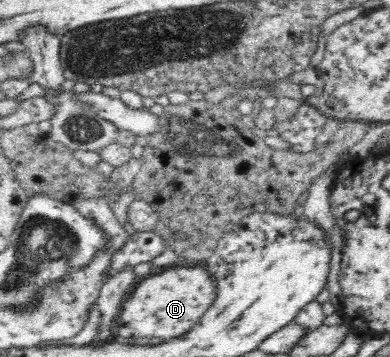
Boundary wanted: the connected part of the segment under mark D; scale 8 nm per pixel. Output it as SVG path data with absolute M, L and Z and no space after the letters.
M202 263L176 265L156 270L138 284L122 303L120 315L113 324L113 340L162 337L174 339L198 323L204 311L216 299L216 285Z

